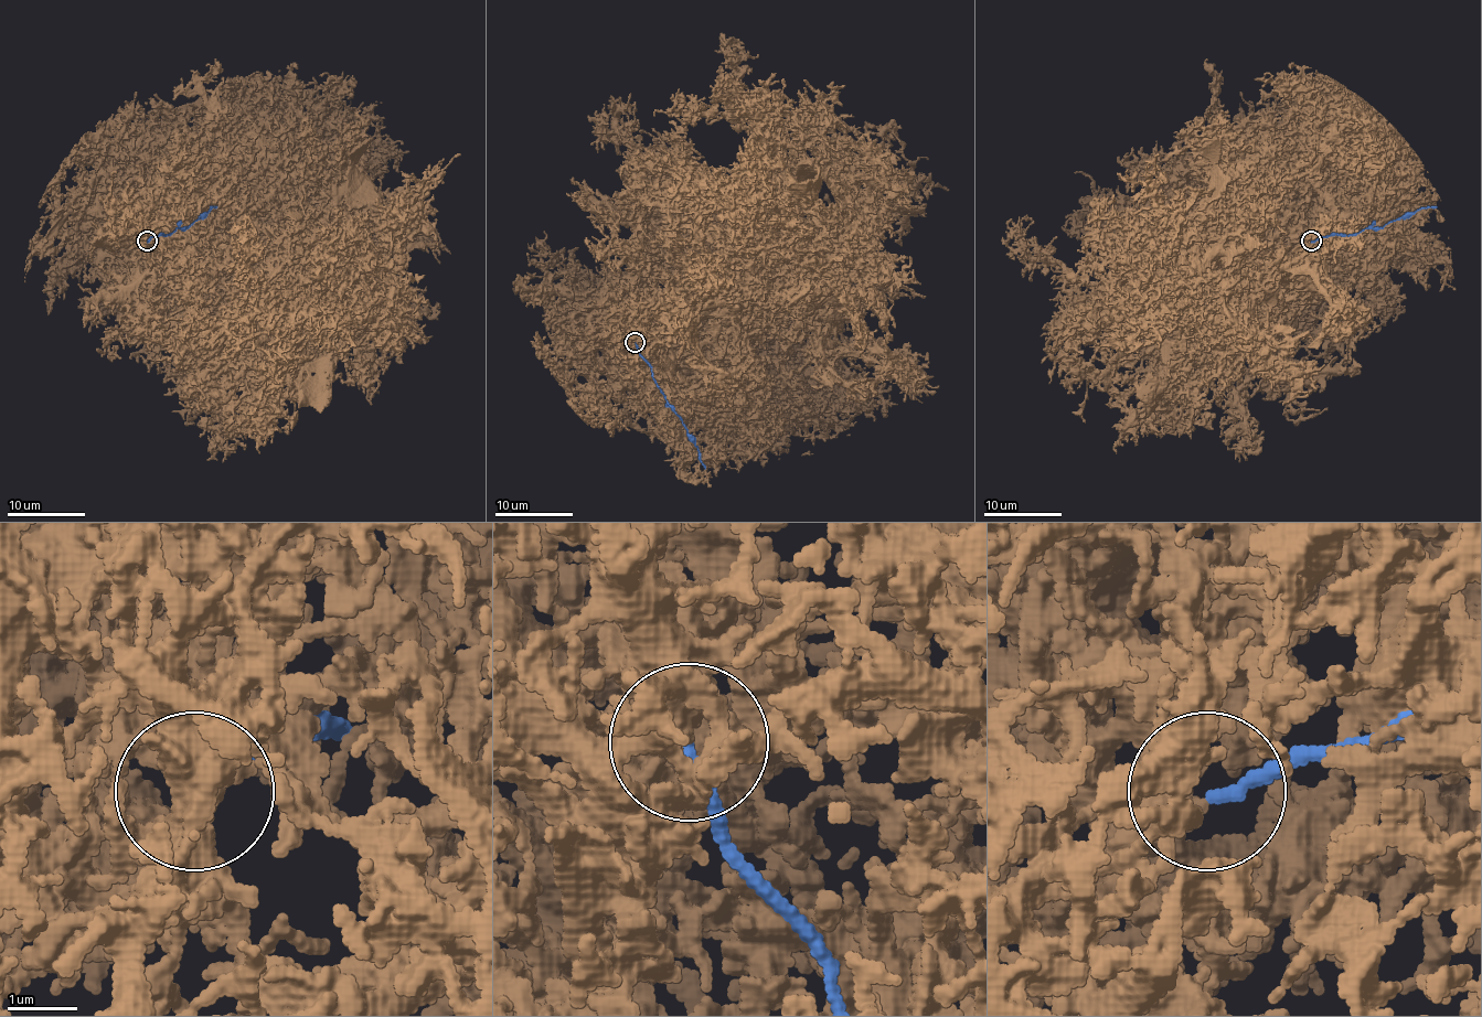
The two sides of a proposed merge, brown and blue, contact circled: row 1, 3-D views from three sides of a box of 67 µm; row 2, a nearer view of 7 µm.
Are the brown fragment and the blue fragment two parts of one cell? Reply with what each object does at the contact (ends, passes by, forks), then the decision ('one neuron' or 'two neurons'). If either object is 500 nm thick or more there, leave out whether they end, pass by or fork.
brown forks there; blue ends there; two neurons

